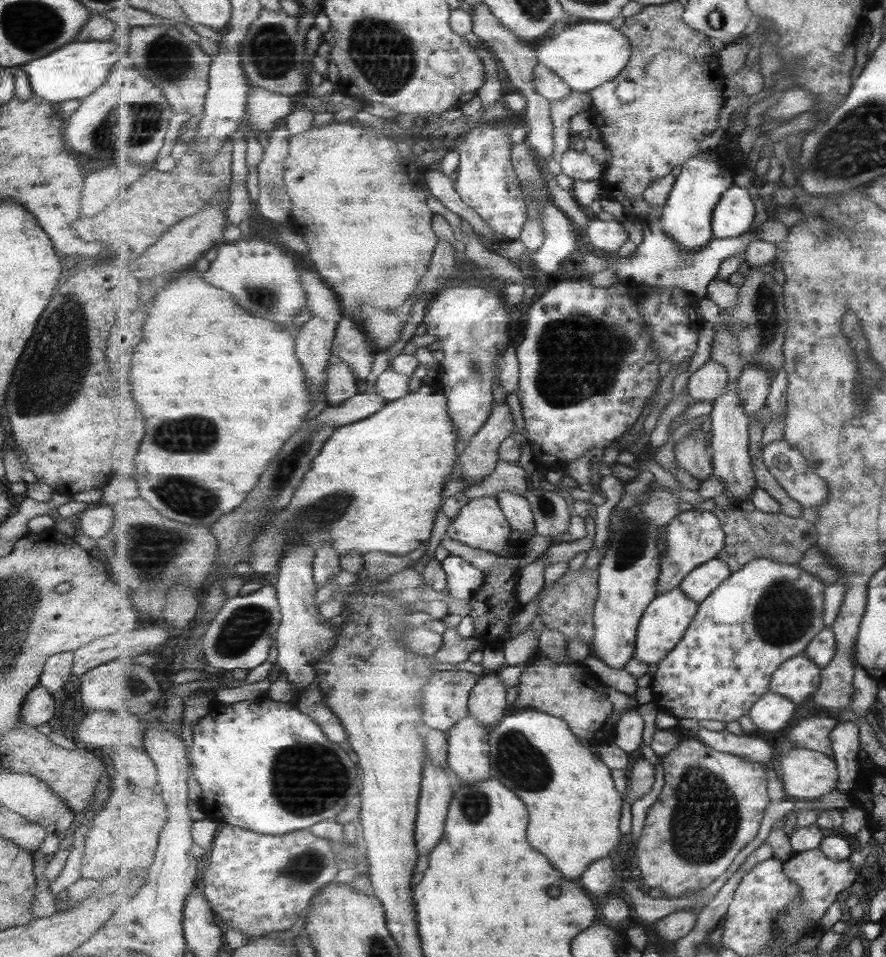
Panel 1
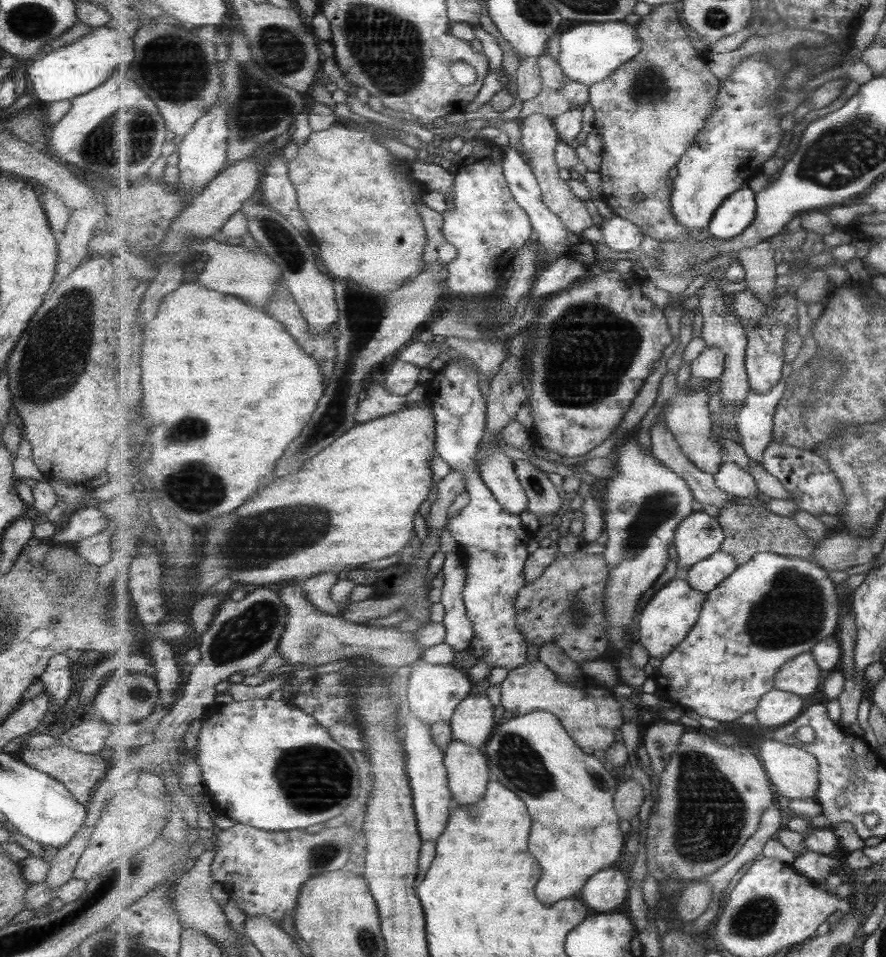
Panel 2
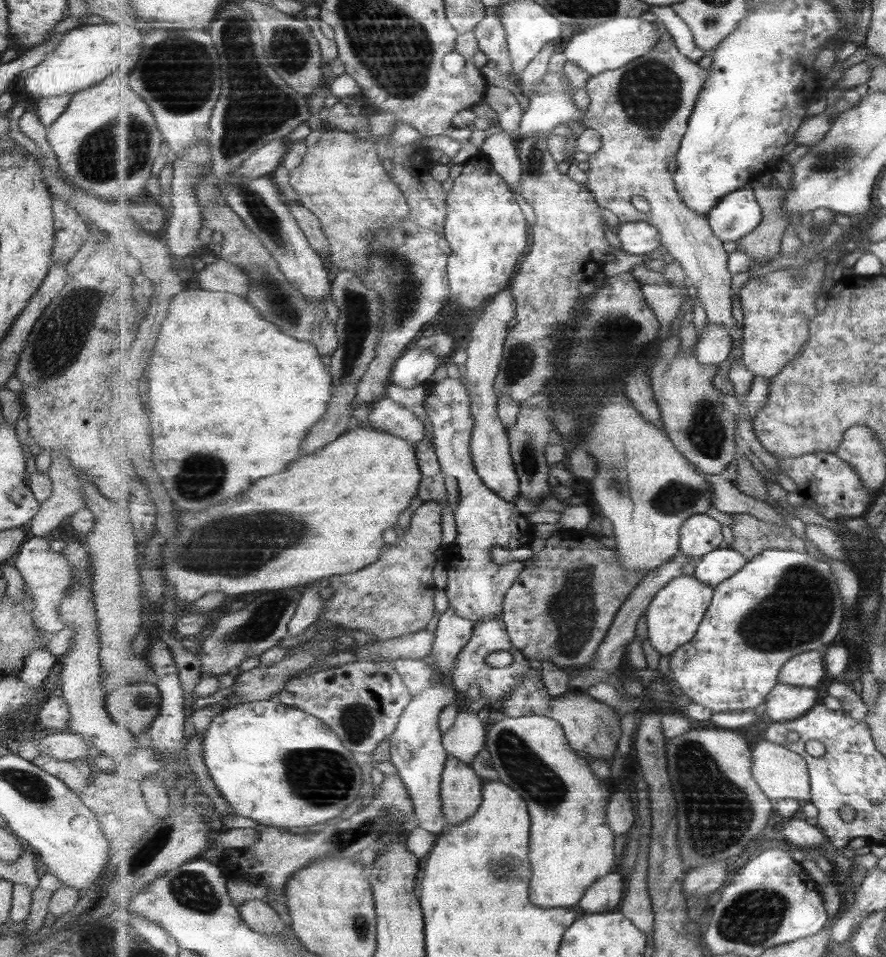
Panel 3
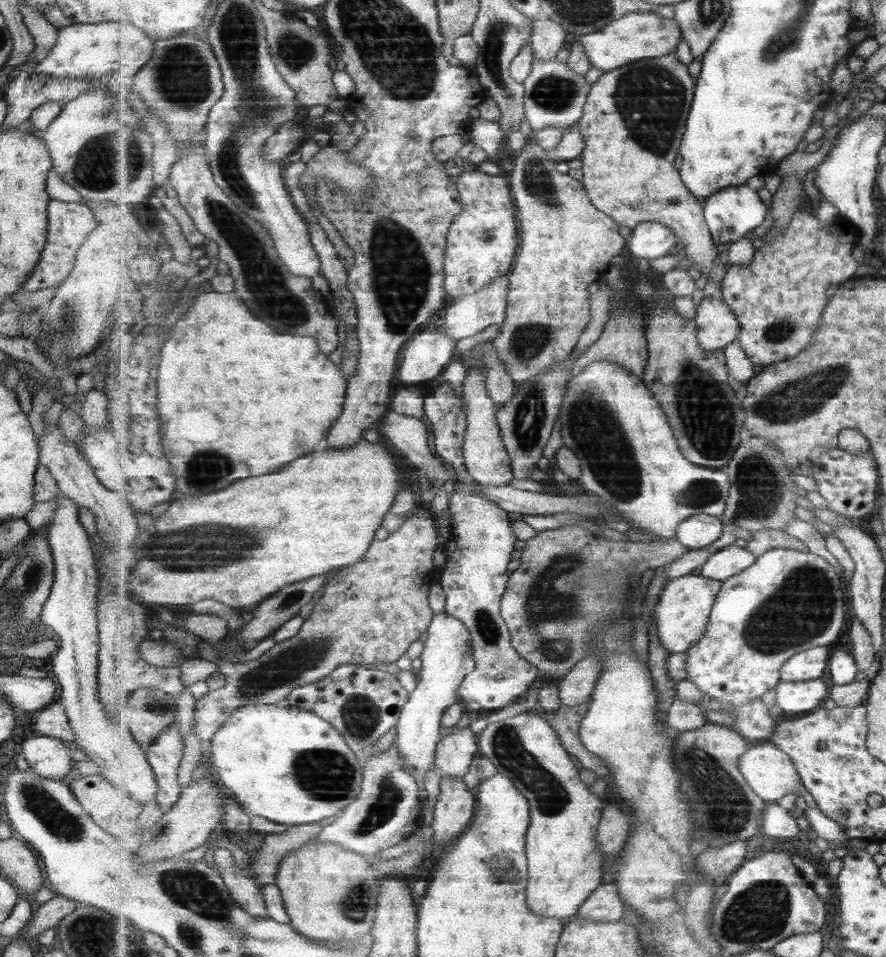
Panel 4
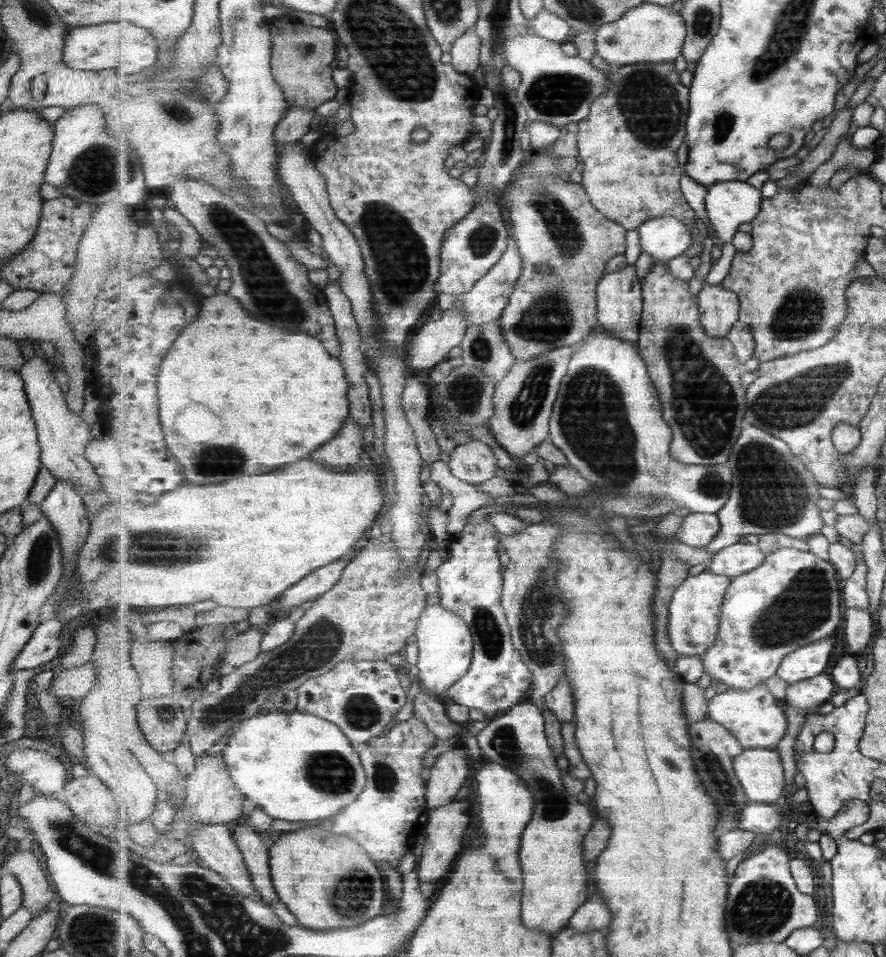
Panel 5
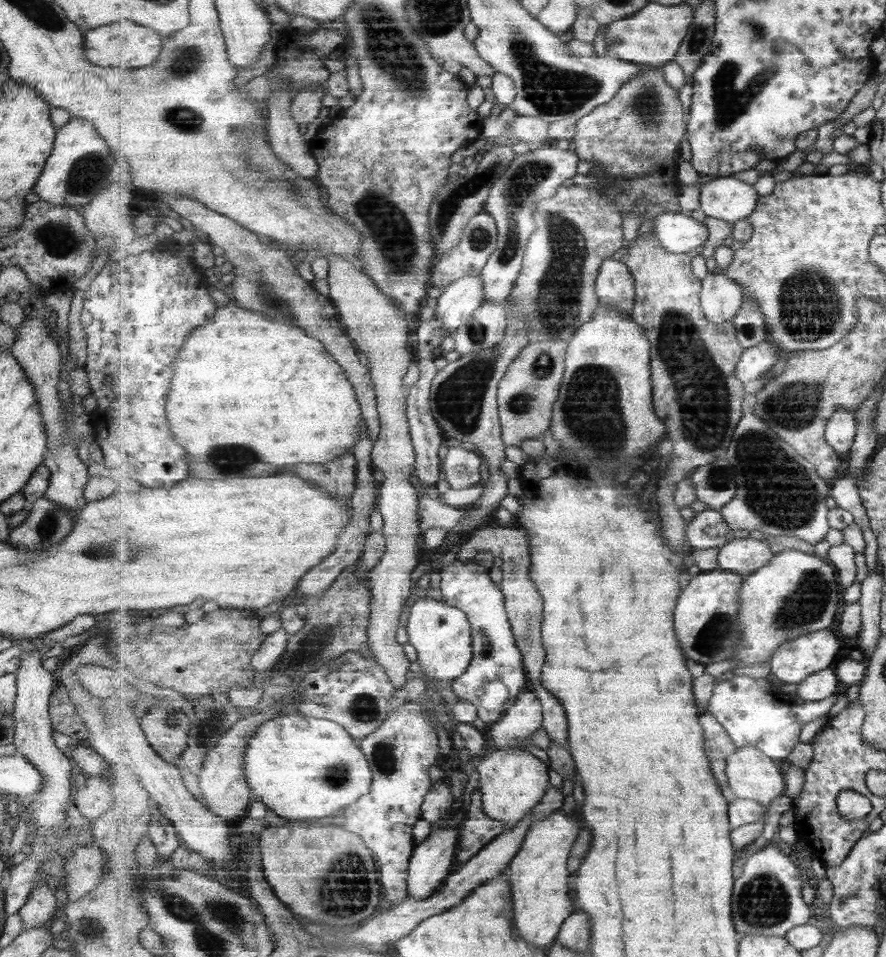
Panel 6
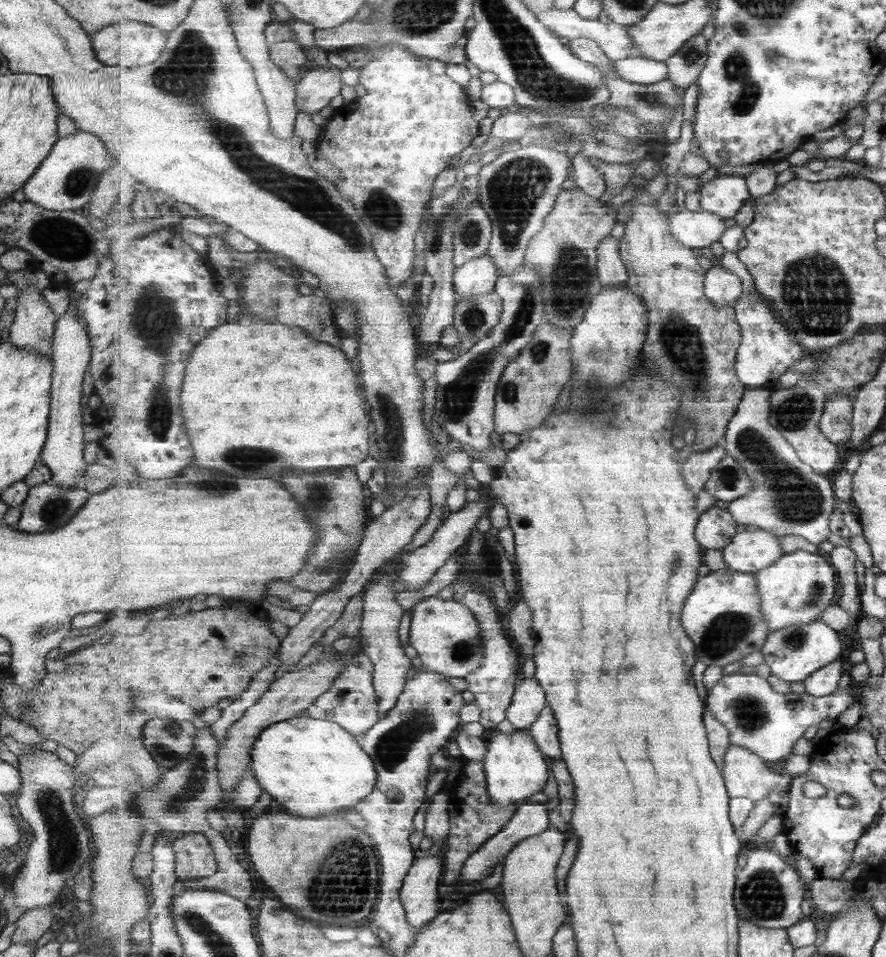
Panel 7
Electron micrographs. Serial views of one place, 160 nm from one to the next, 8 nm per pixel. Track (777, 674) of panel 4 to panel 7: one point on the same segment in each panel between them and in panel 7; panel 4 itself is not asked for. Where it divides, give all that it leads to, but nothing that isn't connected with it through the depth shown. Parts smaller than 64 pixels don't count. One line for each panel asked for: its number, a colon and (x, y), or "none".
5: (793, 600)
6: (797, 593)
7: (800, 587)

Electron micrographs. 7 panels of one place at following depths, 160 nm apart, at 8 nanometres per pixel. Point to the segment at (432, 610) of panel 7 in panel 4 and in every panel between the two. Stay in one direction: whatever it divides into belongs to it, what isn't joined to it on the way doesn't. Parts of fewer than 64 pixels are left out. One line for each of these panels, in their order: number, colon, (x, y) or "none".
4: (448, 657)
5: (446, 645)
6: (442, 635)

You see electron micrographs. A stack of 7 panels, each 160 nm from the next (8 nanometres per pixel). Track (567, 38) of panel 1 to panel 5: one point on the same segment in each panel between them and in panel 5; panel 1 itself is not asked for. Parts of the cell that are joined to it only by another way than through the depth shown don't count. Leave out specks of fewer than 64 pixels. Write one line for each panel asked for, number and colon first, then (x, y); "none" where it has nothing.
2: (589, 53)
3: (606, 47)
4: (637, 36)
5: (650, 33)

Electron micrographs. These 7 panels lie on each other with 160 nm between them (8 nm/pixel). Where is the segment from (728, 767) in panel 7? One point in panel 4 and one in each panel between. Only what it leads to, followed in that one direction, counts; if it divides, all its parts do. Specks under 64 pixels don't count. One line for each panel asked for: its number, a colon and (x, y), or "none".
4: (771, 772)
5: (760, 770)
6: (752, 774)

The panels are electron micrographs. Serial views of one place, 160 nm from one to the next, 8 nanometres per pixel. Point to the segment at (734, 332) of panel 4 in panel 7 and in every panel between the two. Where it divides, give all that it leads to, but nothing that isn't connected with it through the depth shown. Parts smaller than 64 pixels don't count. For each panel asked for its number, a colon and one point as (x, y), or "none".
5: (719, 307)
6: (722, 297)
7: (723, 288)

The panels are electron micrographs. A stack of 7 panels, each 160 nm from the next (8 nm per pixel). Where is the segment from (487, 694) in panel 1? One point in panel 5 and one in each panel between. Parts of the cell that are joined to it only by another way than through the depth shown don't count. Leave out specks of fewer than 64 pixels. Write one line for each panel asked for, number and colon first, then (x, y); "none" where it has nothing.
2: (472, 723)
3: (464, 740)
4: (456, 751)
5: (450, 771)

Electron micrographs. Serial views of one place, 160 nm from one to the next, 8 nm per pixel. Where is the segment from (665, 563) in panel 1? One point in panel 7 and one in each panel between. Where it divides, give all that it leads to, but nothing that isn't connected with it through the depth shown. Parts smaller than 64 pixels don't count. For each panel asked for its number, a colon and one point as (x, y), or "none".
2: (699, 536)
3: (701, 534)
4: (699, 531)
5: (699, 529)
6: (709, 529)
7: (717, 527)

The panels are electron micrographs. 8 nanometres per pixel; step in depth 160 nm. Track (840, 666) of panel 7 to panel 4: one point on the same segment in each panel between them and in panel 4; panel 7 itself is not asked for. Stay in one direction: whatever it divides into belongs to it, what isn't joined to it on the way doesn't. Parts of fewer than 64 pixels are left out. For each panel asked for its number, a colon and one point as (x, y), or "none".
4: (792, 697)
5: (811, 693)
6: (825, 683)

